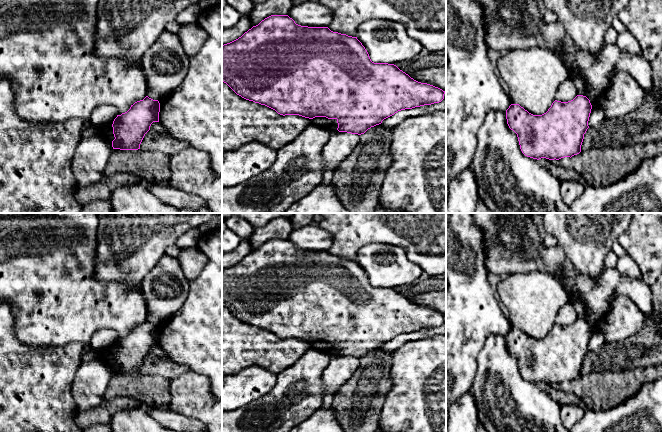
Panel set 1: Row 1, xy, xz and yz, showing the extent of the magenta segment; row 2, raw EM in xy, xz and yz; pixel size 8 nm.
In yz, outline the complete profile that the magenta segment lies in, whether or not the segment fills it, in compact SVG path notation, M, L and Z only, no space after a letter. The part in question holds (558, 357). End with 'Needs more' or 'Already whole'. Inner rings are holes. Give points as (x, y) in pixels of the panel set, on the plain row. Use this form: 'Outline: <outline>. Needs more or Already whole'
Outline: M583 319L573 324L561 326L555 324L548 335L542 339L533 339L519 328L511 328L506 334L507 348L518 361L522 377L533 383L546 382L559 384L572 381L581 376L581 369L588 350L592 329Z. Already whole

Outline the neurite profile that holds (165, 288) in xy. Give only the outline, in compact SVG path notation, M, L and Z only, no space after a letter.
M165 254L145 276L141 288L147 306L147 320L159 325L182 307L188 296L190 280L185 276L177 258Z

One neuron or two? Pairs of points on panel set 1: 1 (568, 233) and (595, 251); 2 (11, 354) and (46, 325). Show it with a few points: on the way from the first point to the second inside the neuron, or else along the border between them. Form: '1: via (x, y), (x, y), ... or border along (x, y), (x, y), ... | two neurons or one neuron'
1: via (575, 233), (588, 244) | one neuron
2: border along (14, 322), (14, 334), (20, 342), (46, 346) | two neurons

